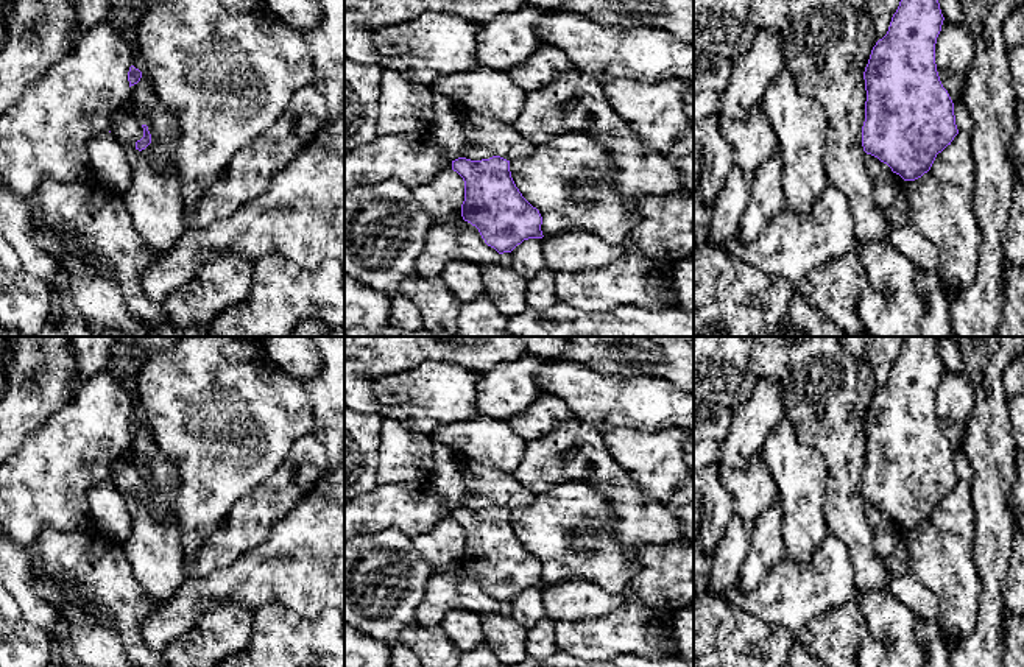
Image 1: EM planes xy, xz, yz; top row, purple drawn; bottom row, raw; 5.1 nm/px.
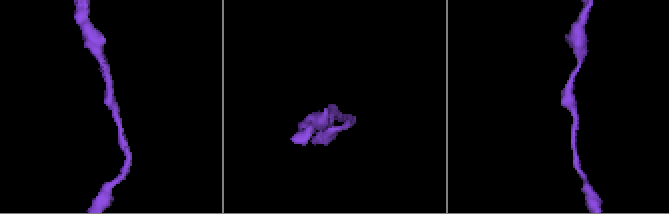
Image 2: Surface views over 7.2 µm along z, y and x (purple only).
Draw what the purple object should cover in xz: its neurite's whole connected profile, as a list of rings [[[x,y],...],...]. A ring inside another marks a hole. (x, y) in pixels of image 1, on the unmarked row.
[[[493,505],[452,510],[464,530],[461,566],[475,575],[485,592],[499,603],[511,602],[528,588],[542,588],[542,566],[516,536],[510,510]]]

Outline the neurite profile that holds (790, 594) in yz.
[[[829,533],[809,563],[801,564],[786,556],[753,591],[743,592],[734,586],[717,597],[767,623],[798,633],[815,616],[842,606],[856,595],[846,545]]]

